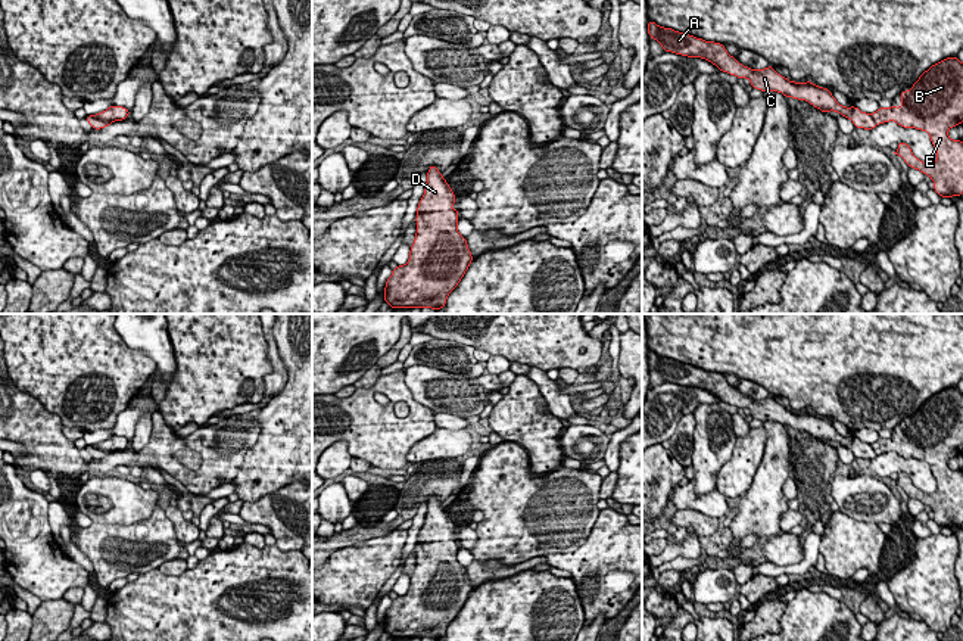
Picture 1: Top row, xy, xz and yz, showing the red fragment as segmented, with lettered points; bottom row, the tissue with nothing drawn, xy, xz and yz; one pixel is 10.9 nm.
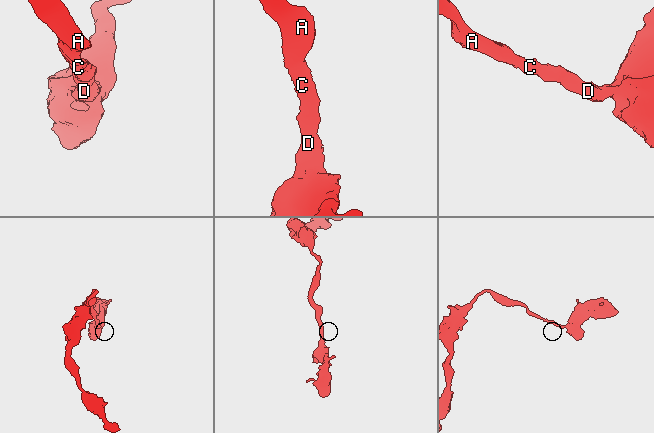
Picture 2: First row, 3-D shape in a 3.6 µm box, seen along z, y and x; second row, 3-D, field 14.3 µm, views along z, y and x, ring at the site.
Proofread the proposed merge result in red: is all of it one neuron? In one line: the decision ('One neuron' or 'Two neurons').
One neuron

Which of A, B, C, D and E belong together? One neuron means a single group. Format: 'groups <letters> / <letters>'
groups A B C D E

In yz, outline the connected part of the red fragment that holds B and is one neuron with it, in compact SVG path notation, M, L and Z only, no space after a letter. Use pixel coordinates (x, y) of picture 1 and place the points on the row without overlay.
M648 351L648 364L651 368L657 370L664 382L671 382L676 385L688 386L688 388L701 388L713 395L716 395L722 402L727 402L738 408L748 408L751 416L761 421L777 421L785 427L792 427L798 430L805 430L814 438L820 439L825 444L830 441L839 442L841 446L845 446L853 451L856 458L873 460L876 455L894 451L904 458L916 458L926 461L931 467L931 472L936 480L936 491L934 494L926 494L916 488L907 473L898 473L898 479L894 482L901 486L904 492L914 500L919 500L925 505L929 505L934 511L934 520L941 528L953 528L962 526L963 523L963 472L951 470L948 467L948 460L963 454L963 393L959 388L947 388L941 392L932 395L928 401L925 401L919 410L911 416L910 420L901 421L901 436L891 438L879 438L876 442L866 444L858 438L842 436L832 426L829 418L819 417L811 411L807 413L795 413L782 407L775 401L773 396L764 399L751 399L739 393L733 386L727 383L722 373L705 371L702 368L696 368L694 365L674 361L671 358L664 358L657 355L652 351Z

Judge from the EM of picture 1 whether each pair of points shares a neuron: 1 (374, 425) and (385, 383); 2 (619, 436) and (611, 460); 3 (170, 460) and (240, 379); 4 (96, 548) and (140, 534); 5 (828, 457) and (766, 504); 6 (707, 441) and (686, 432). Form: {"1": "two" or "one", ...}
{"1": "one", "2": "one", "3": "two", "4": "one", "5": "two", "6": "two"}

